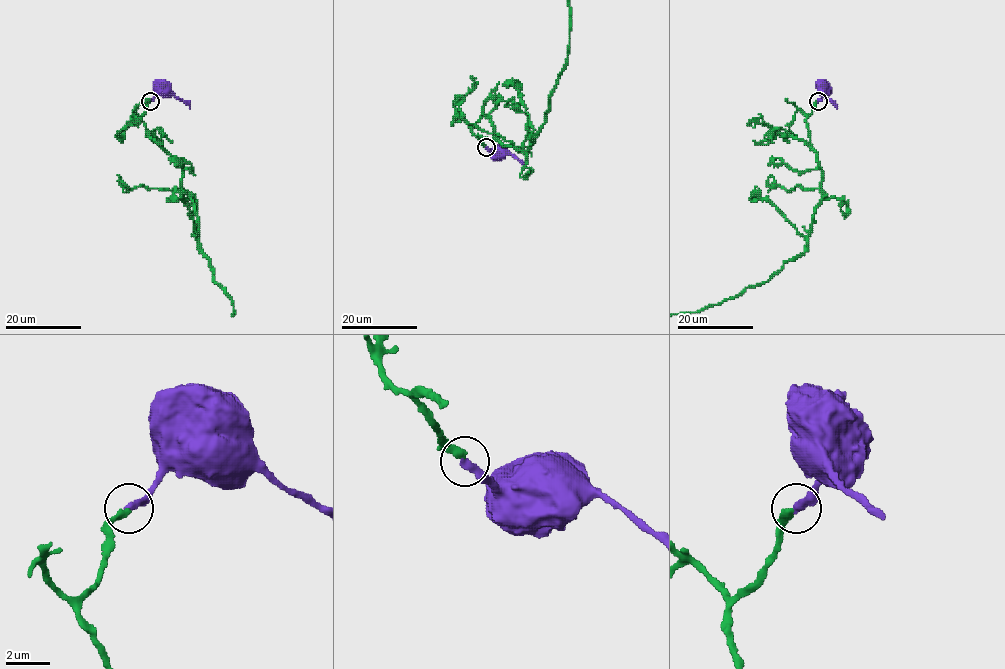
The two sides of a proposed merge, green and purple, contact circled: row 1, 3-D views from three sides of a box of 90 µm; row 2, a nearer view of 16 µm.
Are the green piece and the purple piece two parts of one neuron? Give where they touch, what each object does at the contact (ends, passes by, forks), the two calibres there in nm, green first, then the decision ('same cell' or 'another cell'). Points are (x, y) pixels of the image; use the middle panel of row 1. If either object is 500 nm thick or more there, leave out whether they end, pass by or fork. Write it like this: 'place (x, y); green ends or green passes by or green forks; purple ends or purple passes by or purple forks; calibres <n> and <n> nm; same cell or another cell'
place (486, 147); green ends; purple ends; calibres 320 and 320 nm; same cell

